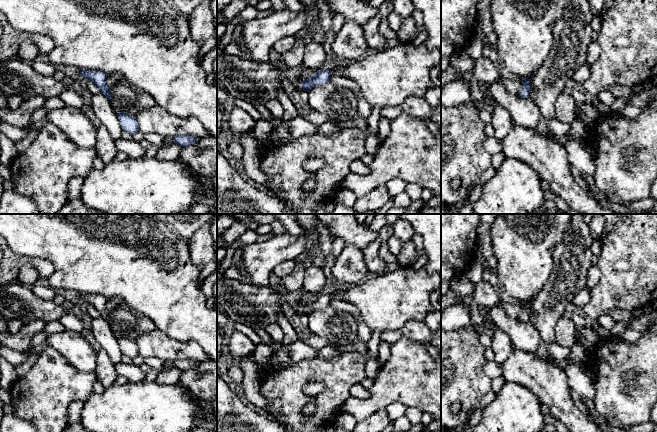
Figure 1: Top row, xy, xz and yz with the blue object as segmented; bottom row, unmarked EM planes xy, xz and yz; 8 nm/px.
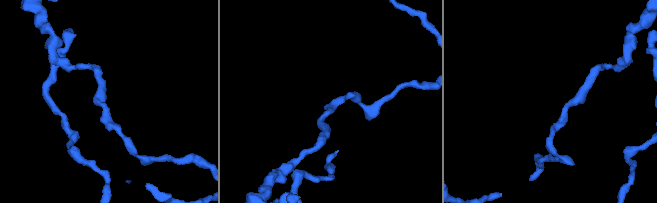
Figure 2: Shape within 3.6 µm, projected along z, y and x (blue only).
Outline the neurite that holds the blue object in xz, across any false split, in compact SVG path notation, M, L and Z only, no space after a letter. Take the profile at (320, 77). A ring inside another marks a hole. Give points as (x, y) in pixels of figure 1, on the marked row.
M319 70L315 74L304 80L299 86L303 90L309 92L312 88L330 82L331 71L330 70Z

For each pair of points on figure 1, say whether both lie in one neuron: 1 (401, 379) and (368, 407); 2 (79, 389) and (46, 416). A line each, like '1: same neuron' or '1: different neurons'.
1: same neuron
2: same neuron

